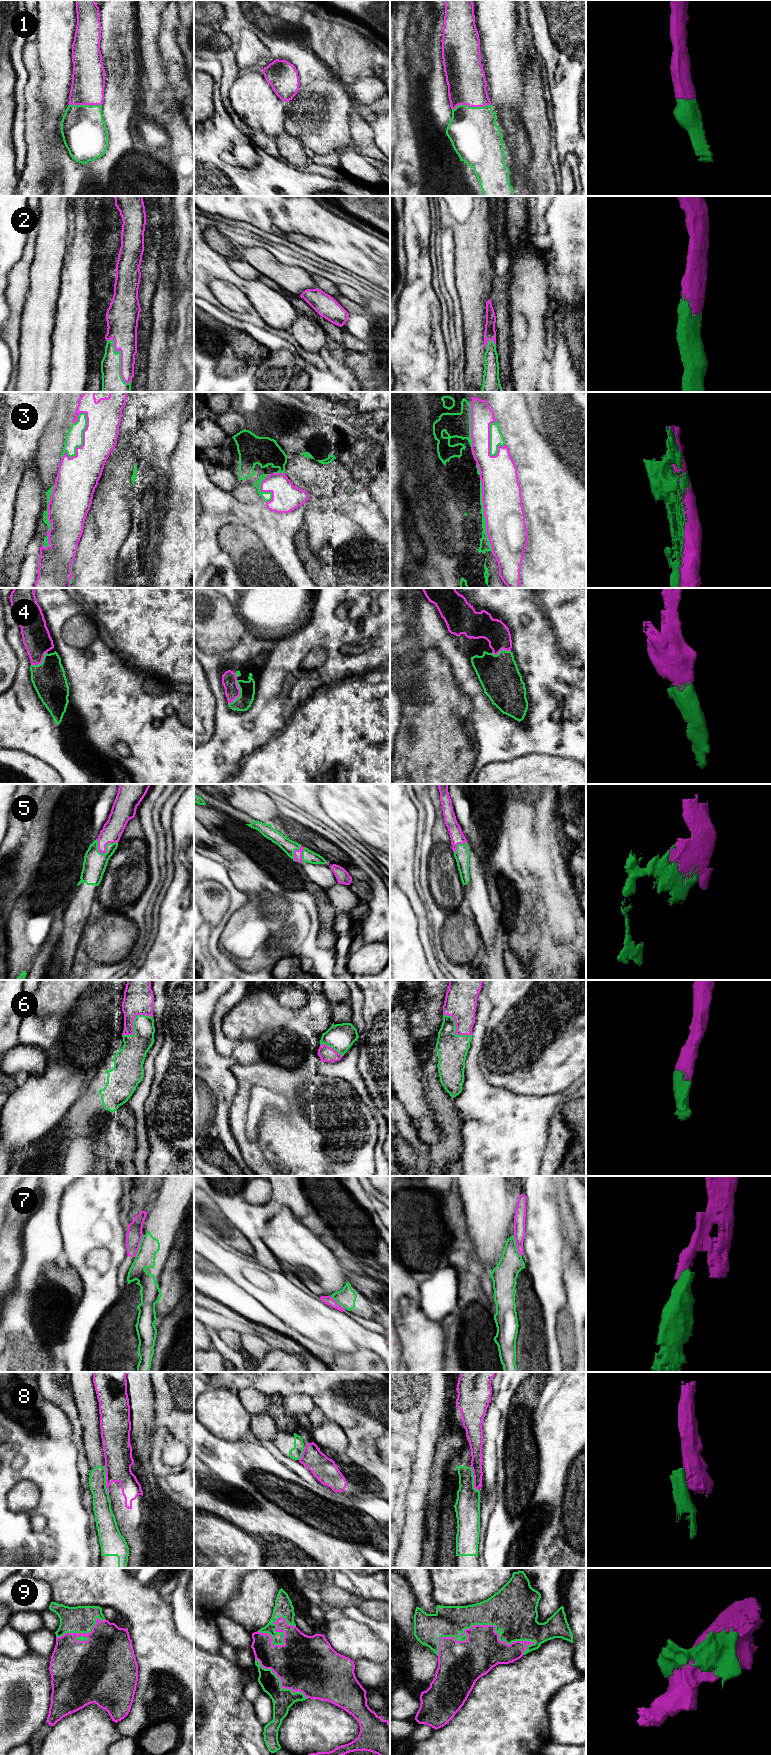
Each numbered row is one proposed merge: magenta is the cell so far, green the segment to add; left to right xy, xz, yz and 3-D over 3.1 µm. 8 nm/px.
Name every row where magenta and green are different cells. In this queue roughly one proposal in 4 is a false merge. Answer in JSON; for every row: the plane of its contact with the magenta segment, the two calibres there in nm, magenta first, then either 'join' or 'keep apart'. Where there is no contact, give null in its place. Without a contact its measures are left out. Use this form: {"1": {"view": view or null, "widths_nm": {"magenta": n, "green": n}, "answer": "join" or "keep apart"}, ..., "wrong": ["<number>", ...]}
{"1": {"view": "yz", "widths_nm": {"magenta": 320, "green": 380}, "answer": "join"}, "2": {"view": "xy", "widths_nm": {"magenta": 220, "green": 200}, "answer": "join"}, "3": {"view": "xy", "widths_nm": {"magenta": 300, "green": 140}, "answer": "keep apart"}, "4": {"view": "xz", "widths_nm": {"magenta": 130, "green": 130}, "answer": "join"}, "5": {"view": "xy", "widths_nm": {"magenta": 160, "green": 190}, "answer": "join"}, "6": {"view": "xy", "widths_nm": {"magenta": 240, "green": 200}, "answer": "join"}, "7": {"view": "yz", "widths_nm": {"magenta": 100, "green": 190}, "answer": "keep apart"}, "8": {"view": "xy", "widths_nm": {"magenta": 220, "green": 140}, "answer": "keep apart"}, "9": {"view": "yz", "widths_nm": {"magenta": 320, "green": 300}, "answer": "join"}, "wrong": ["3", "7", "8"]}

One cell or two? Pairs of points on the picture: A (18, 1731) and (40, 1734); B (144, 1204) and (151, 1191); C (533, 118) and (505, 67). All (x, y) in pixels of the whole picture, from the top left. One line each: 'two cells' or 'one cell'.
A: two cells
B: one cell
C: two cells

